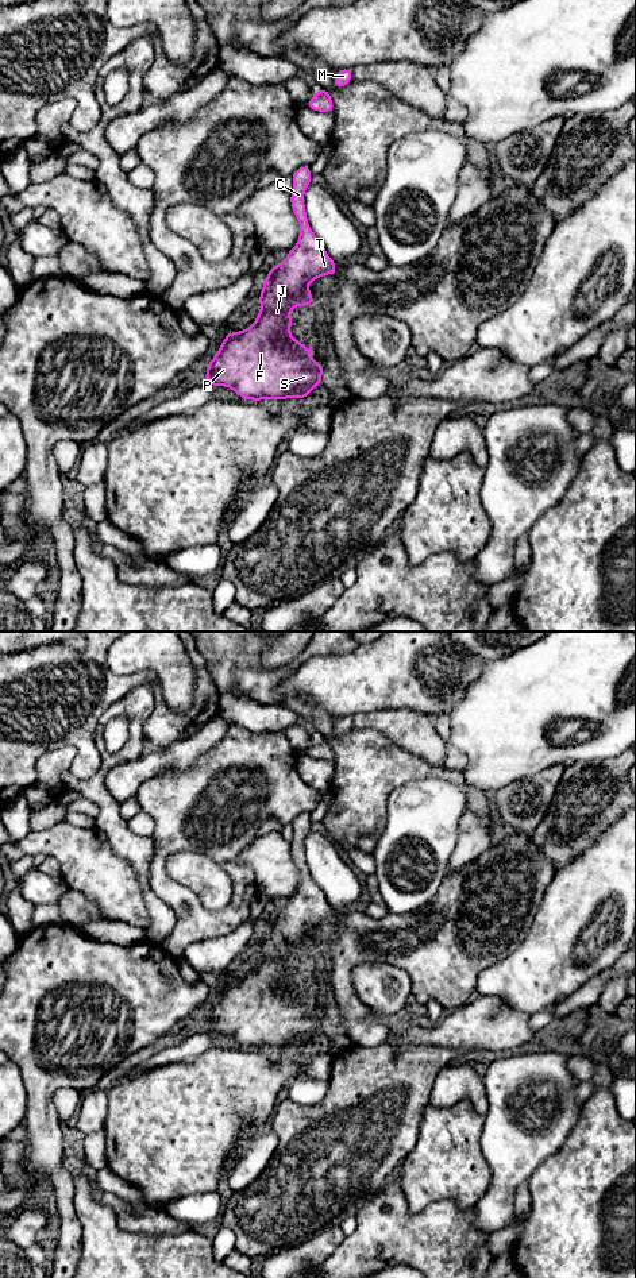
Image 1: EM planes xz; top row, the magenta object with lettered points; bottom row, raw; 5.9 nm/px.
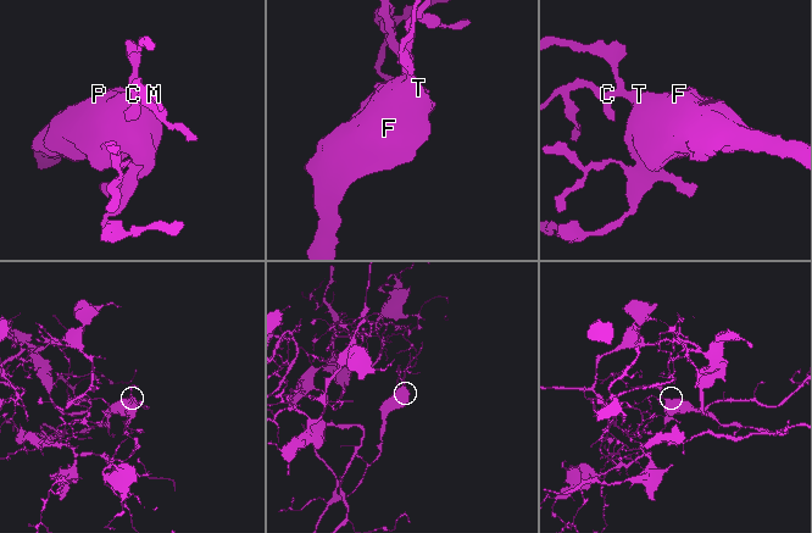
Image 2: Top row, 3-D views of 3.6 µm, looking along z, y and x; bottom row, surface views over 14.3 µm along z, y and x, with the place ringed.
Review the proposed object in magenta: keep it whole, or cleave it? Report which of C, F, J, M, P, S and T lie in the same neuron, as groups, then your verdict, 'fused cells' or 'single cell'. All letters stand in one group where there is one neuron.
groups C F J M P S T; single cell

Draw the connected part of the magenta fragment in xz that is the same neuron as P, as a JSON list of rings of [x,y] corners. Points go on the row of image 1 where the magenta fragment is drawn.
[[[301,166],[292,174],[293,192],[290,205],[300,223],[297,244],[289,250],[288,256],[271,267],[266,274],[262,291],[259,293],[261,312],[254,324],[242,332],[227,332],[219,352],[207,363],[205,381],[213,387],[231,387],[242,399],[263,401],[271,398],[282,401],[300,398],[301,401],[321,385],[324,366],[311,359],[312,345],[305,348],[294,339],[289,329],[293,324],[289,310],[304,305],[313,305],[313,294],[308,285],[329,274],[336,273],[336,263],[327,255],[323,243],[312,232],[304,204],[305,189],[311,185],[311,167]]]

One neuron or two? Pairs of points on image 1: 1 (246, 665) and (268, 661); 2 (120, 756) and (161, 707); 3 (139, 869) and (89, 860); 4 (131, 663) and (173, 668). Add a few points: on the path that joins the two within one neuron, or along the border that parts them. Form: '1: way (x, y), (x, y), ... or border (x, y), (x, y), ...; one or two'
1: border (290, 659), (272, 668), (261, 668), (258, 665); two
2: border (154, 699), (154, 707), (143, 726), (143, 737); two
3: border (111, 845), (111, 849), (130, 864), (145, 898); two
4: way (142, 663), (162, 663); one

